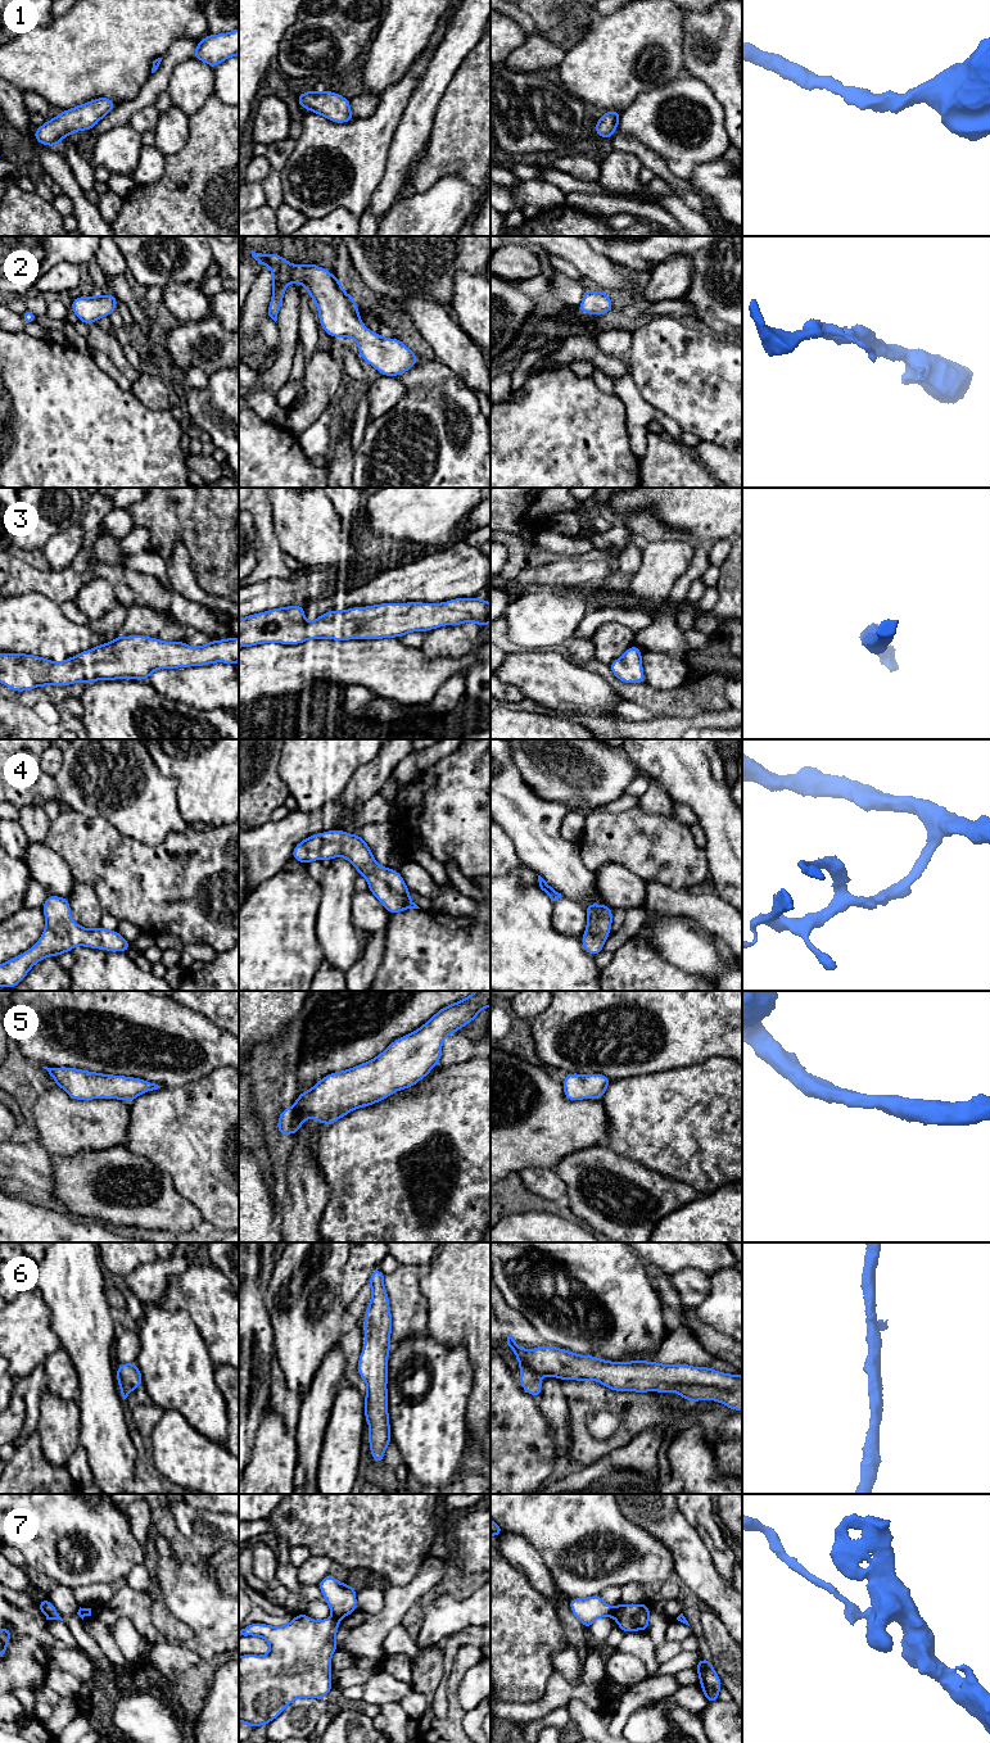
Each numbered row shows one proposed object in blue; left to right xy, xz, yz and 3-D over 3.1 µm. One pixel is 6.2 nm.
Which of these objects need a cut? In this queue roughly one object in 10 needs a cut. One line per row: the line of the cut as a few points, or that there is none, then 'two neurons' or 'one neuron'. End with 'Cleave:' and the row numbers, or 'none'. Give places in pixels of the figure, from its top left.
1: no cut | one neuron
2: no cut | one neuron
3: no cut | one neuron
4: no cut | one neuron
5: no cut | one neuron
6: no cut | one neuron
7: yz (613, 1608), (614, 1615) | two neurons
Cleave: 7

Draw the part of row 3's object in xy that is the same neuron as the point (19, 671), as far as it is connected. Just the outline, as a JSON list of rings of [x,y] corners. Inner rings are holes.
[[[117,635],[114,640],[82,651],[62,662],[26,655],[0,653],[0,683],[14,692],[49,684],[65,687],[96,680],[148,680],[154,670],[239,662],[239,638],[212,640],[200,647],[163,642],[143,635]]]

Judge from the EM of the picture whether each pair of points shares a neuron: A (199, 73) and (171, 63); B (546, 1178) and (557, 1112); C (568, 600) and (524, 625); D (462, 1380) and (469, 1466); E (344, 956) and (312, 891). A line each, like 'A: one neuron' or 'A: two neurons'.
A: two neurons
B: two neurons
C: one neuron
D: two neurons
E: two neurons

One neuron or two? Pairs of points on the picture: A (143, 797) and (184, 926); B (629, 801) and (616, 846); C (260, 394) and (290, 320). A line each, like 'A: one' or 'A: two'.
A: two
B: two
C: one

